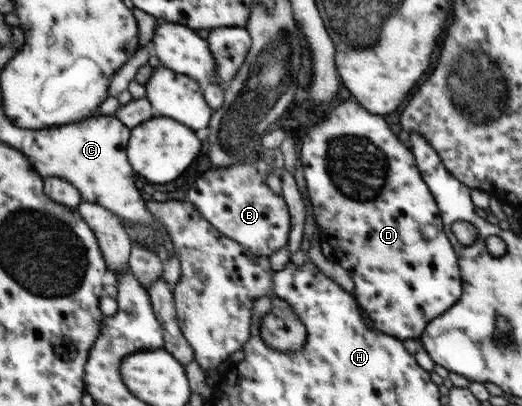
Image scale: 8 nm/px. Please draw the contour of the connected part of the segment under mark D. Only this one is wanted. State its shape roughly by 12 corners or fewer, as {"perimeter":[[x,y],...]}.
{"perimeter":[[352,97],[299,142],[323,240],[373,326],[460,300],[415,156]]}

